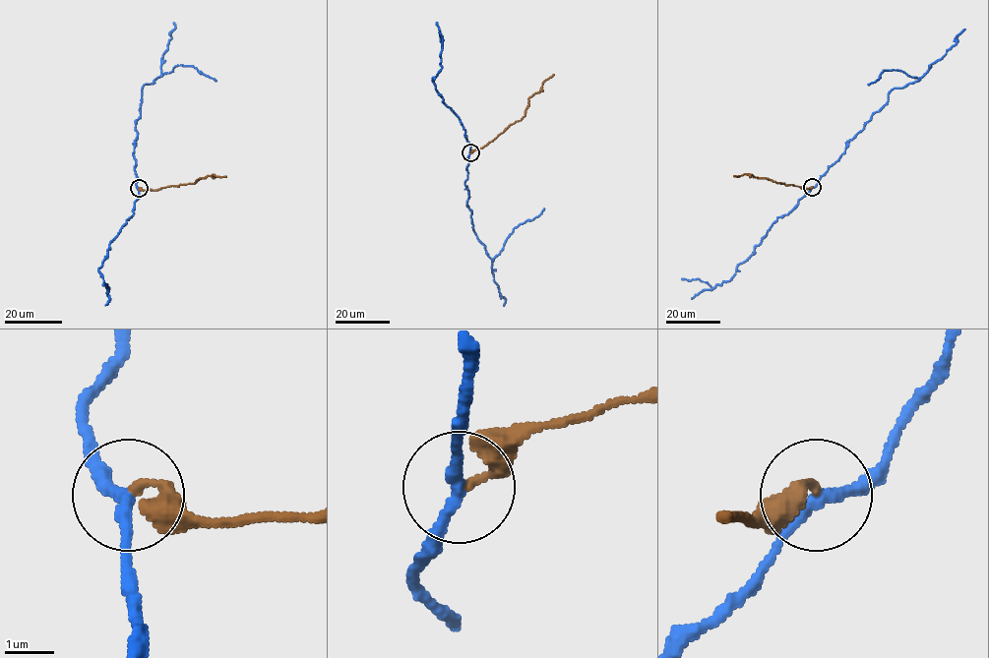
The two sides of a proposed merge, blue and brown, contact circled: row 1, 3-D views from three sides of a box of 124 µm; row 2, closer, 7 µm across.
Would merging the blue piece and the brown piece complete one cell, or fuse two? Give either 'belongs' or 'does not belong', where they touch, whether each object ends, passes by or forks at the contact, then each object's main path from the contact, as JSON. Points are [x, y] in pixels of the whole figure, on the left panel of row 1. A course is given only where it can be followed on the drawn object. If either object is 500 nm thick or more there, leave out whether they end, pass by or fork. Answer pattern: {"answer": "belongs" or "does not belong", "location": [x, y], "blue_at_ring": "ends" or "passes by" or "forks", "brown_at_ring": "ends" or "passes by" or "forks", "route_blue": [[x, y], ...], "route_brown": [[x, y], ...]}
{"answer": "does not belong", "location": [139, 188], "blue_at_ring": "passes by", "brown_at_ring": "ends", "route_blue": [[138, 188], [133, 153], [135, 122], [141, 116], [141, 89], [175, 66], [193, 66], [216, 81]], "route_brown": [[138, 188], [156, 190], [191, 184], [211, 175], [226, 176]]}

